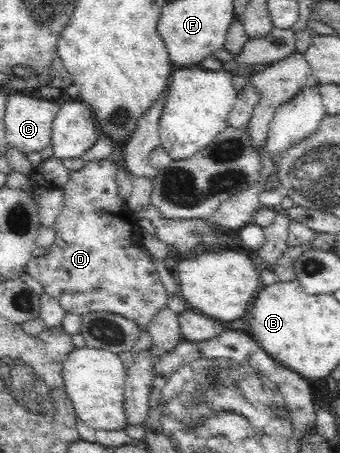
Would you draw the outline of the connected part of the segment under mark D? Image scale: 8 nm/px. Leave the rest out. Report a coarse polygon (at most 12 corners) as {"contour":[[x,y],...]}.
{"contour":[[108,159],[70,171],[28,275],[67,312],[168,305]]}

